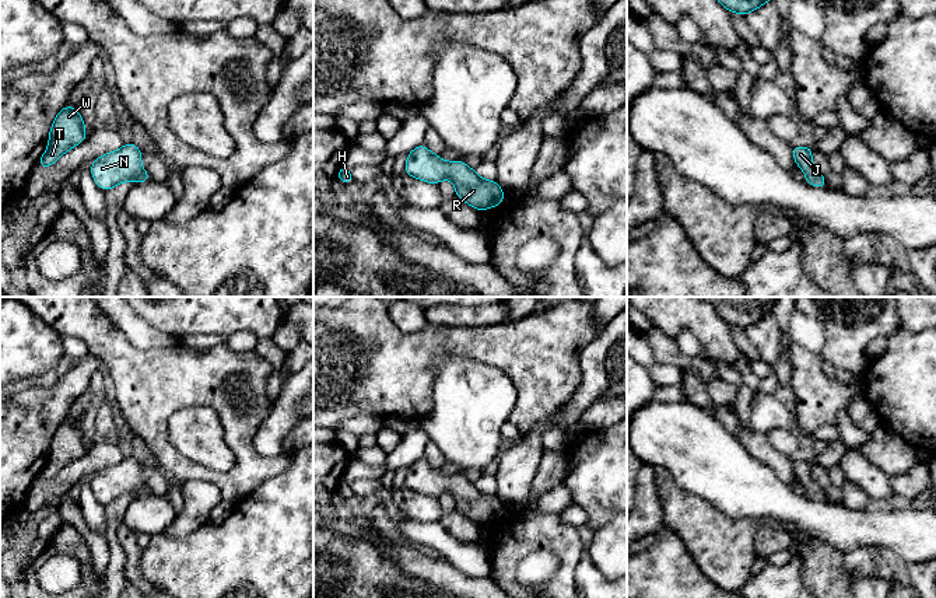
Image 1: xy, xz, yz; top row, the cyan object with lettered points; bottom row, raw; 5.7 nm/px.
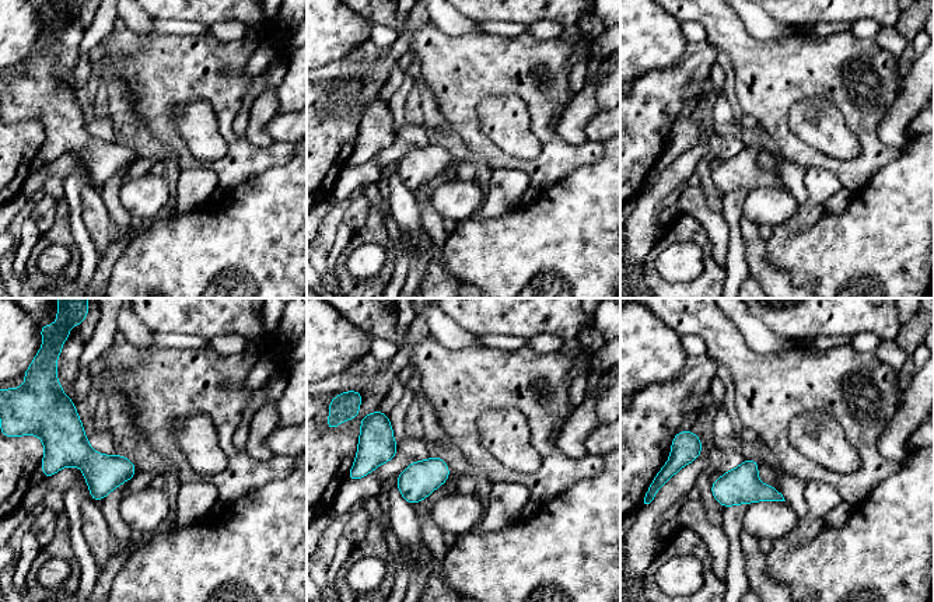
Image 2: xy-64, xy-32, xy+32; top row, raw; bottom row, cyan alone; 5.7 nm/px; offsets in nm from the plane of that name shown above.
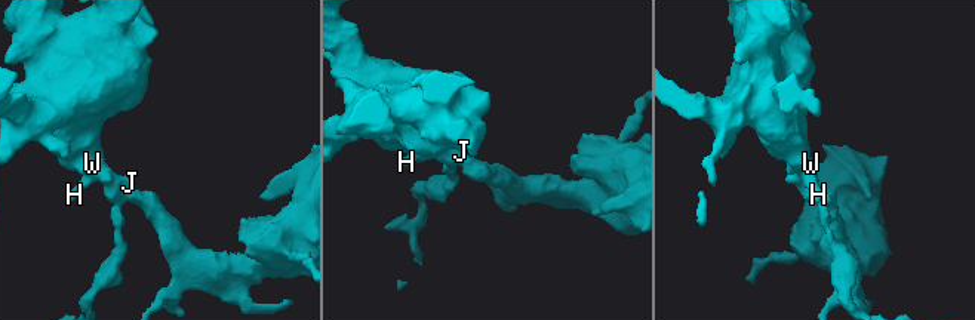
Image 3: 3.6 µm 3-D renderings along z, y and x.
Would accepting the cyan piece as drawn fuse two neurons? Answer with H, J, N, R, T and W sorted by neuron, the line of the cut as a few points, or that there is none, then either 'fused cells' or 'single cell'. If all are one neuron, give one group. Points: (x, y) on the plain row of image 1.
groups H J N R T W; cut none; single cell

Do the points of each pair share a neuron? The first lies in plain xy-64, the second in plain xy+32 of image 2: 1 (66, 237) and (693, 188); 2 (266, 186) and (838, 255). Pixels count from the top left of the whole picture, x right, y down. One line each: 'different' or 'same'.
1: different
2: same

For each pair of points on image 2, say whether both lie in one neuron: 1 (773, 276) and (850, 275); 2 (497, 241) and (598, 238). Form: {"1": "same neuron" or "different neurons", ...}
{"1": "different neurons", "2": "same neuron"}

